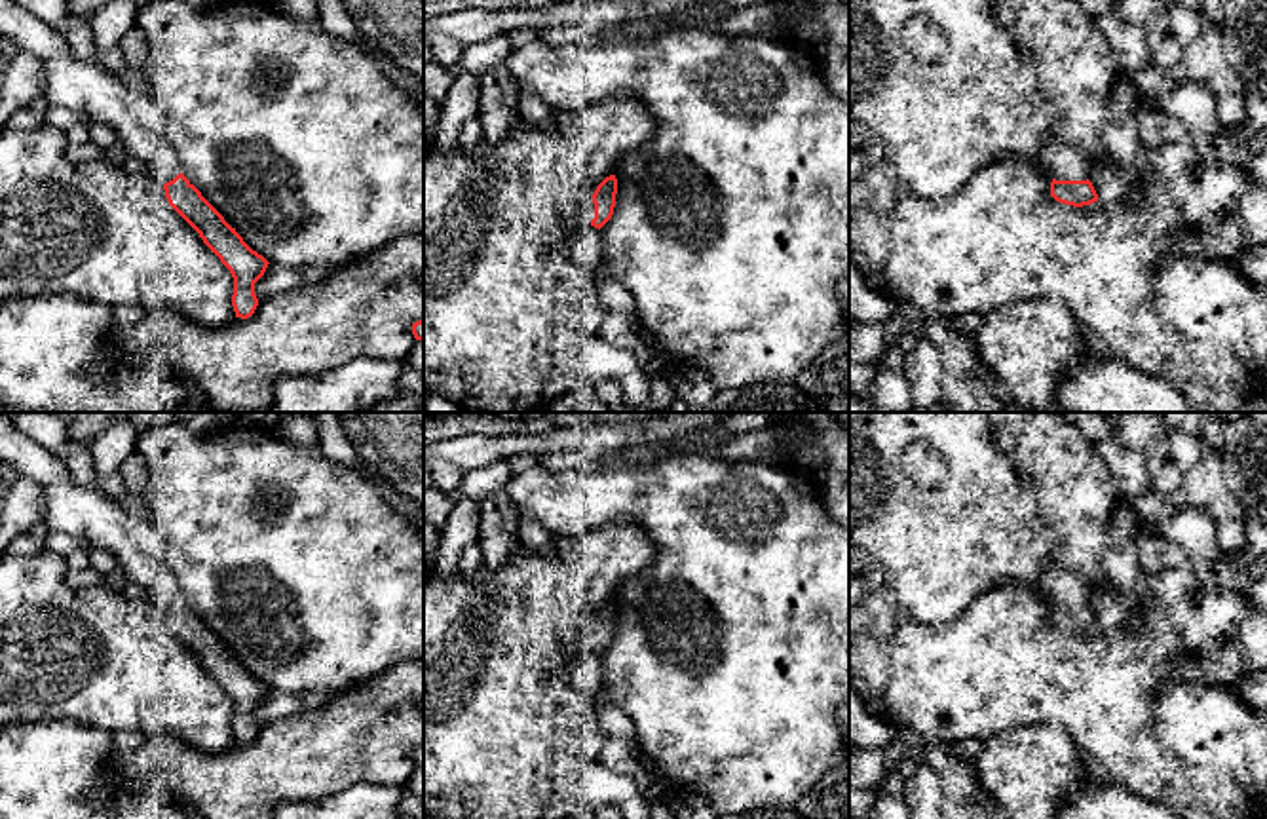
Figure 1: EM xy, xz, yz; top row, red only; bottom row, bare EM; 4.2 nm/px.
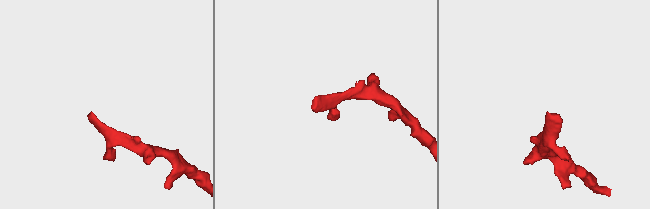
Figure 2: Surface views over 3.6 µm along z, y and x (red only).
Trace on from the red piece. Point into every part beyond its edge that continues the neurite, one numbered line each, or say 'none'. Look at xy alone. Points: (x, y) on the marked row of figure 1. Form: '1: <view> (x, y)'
1: xy (69, 82)

